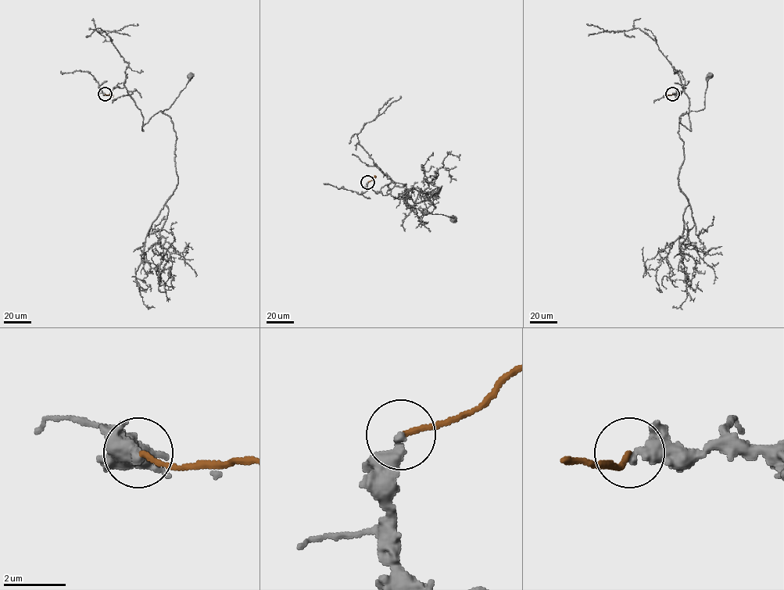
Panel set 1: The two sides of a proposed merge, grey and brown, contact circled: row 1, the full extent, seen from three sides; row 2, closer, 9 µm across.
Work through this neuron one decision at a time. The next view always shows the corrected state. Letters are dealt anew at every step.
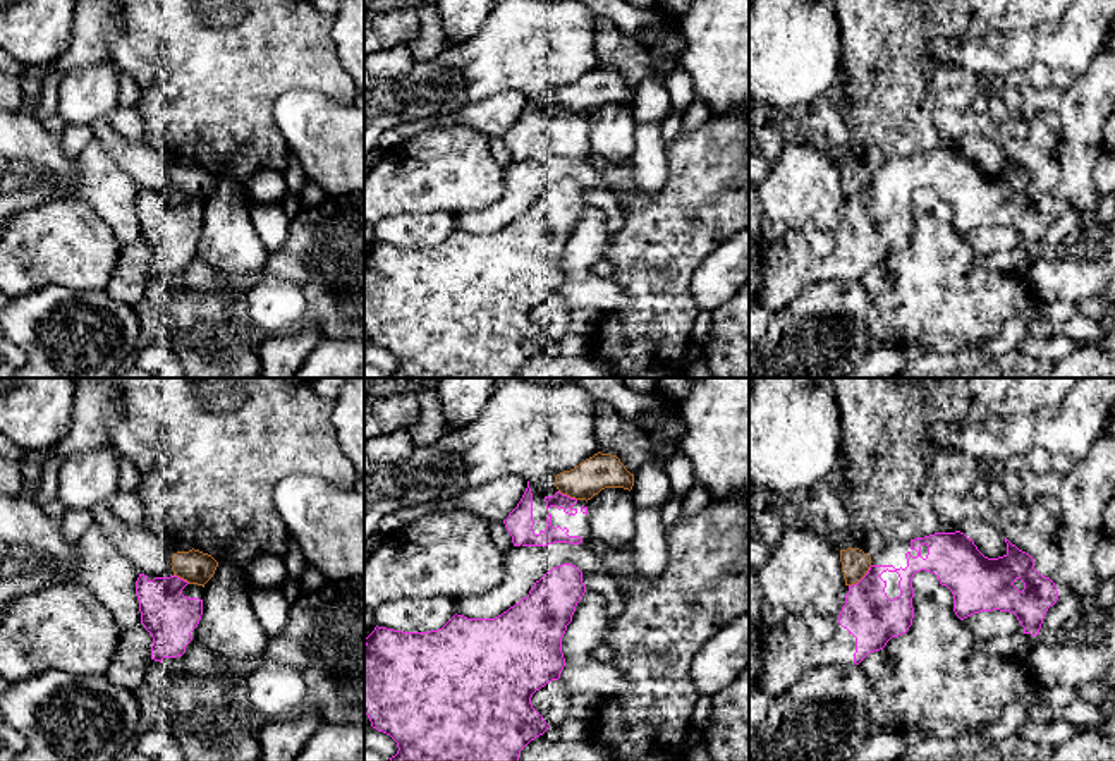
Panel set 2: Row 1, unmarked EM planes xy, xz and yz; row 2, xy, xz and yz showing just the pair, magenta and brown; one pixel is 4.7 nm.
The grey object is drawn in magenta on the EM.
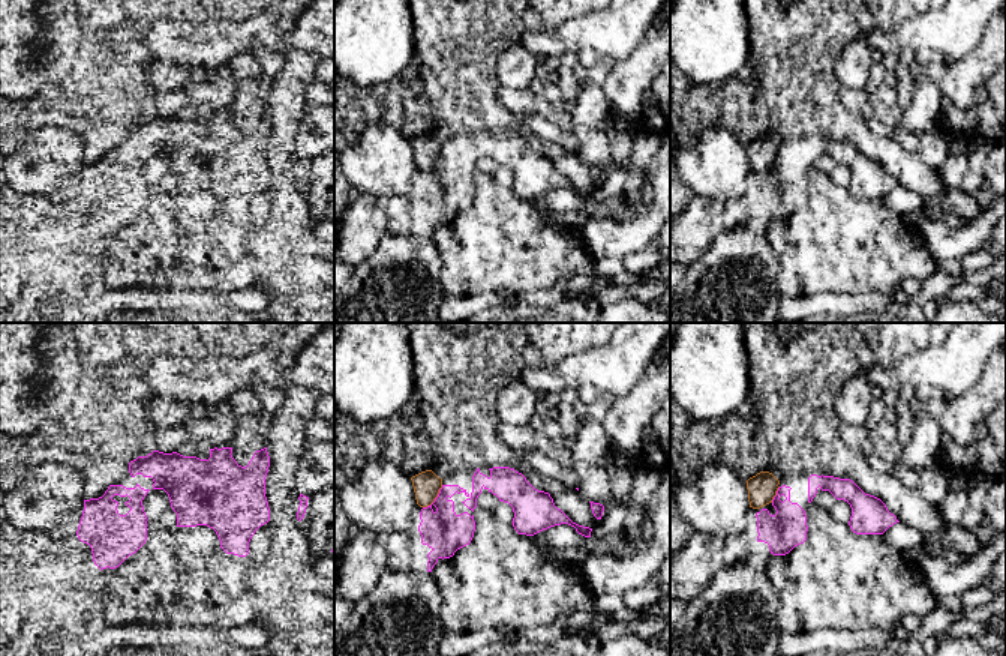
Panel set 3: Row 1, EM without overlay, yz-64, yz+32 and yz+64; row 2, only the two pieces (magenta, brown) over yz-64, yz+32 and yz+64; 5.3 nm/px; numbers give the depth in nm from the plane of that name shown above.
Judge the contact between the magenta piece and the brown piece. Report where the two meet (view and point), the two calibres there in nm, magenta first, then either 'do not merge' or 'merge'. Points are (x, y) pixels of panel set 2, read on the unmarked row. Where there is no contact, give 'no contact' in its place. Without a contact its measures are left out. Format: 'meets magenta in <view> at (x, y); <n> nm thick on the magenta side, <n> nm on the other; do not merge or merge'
meets magenta in yz at (863, 193); 240 nm thick on the magenta side, 130 nm on the other; do not merge

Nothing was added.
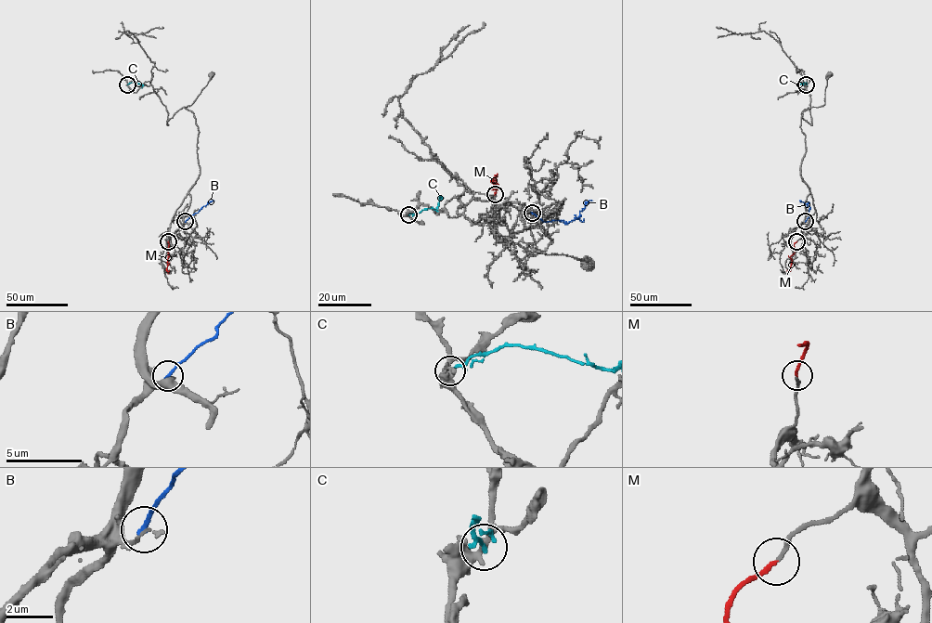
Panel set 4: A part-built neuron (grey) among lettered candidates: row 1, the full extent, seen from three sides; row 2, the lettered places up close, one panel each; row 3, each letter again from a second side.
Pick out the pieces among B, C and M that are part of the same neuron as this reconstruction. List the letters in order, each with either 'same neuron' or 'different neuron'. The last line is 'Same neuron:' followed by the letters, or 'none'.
B: different neuron
C: different neuron
M: same neuron
Same neuron: M

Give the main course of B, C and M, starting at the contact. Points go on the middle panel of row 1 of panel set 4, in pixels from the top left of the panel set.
B: (531, 213), (543, 222), (558, 220), (567, 224), (580, 215), (588, 201), (592, 202)
C: (407, 214), (431, 208), (435, 210), (440, 199), (438, 197)
M: (495, 194), (496, 183), (492, 180), (498, 174)

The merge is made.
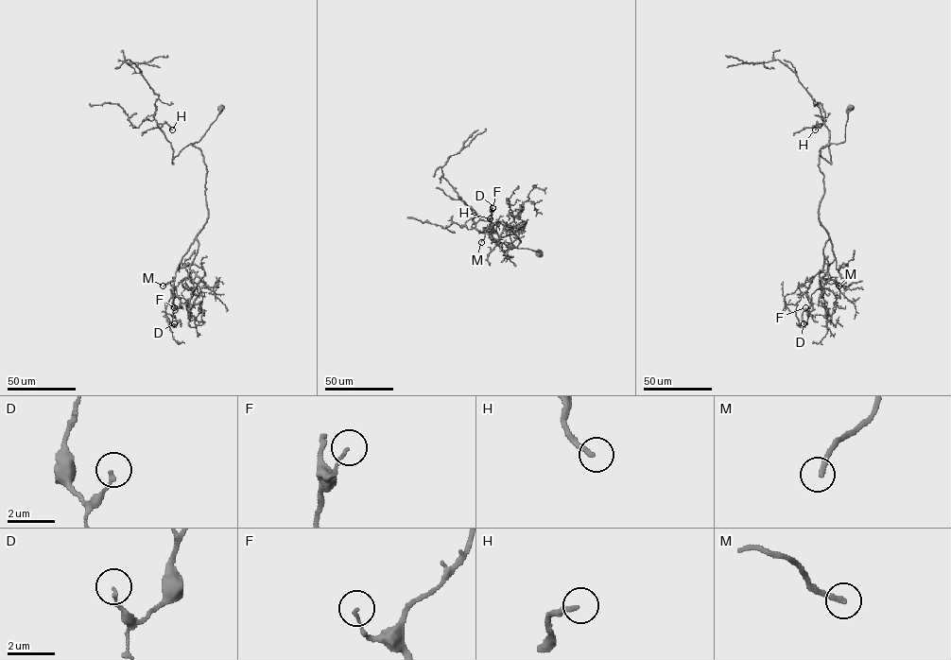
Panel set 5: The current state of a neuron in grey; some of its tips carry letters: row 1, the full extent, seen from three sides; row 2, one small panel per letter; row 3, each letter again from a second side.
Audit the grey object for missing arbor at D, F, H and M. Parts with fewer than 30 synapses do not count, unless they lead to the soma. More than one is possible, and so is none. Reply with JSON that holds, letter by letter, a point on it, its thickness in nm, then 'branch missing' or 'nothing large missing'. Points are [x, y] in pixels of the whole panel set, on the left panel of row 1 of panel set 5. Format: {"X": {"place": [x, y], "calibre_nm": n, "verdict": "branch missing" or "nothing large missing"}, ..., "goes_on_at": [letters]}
{"D": {"place": [174, 323], "calibre_nm": 130, "verdict": "nothing large missing"}, "F": {"place": [174, 307], "calibre_nm": 110, "verdict": "nothing large missing"}, "H": {"place": [172, 130], "calibre_nm": 200, "verdict": "branch missing"}, "M": {"place": [163, 286], "calibre_nm": 200, "verdict": "branch missing"}, "goes_on_at": ["H", "M"]}

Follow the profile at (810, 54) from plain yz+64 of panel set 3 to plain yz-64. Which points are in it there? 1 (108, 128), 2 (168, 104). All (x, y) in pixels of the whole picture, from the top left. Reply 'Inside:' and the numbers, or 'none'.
Inside: none

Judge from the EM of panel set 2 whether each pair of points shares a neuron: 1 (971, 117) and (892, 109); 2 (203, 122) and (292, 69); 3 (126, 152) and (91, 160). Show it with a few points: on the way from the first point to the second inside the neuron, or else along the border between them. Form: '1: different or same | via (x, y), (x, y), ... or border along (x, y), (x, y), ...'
1: different | border along (933, 107), (933, 126), (947, 140), (957, 143)
2: same | via (225, 100), (256, 69), (270, 69)
3: different | border along (93, 140), (134, 184)

